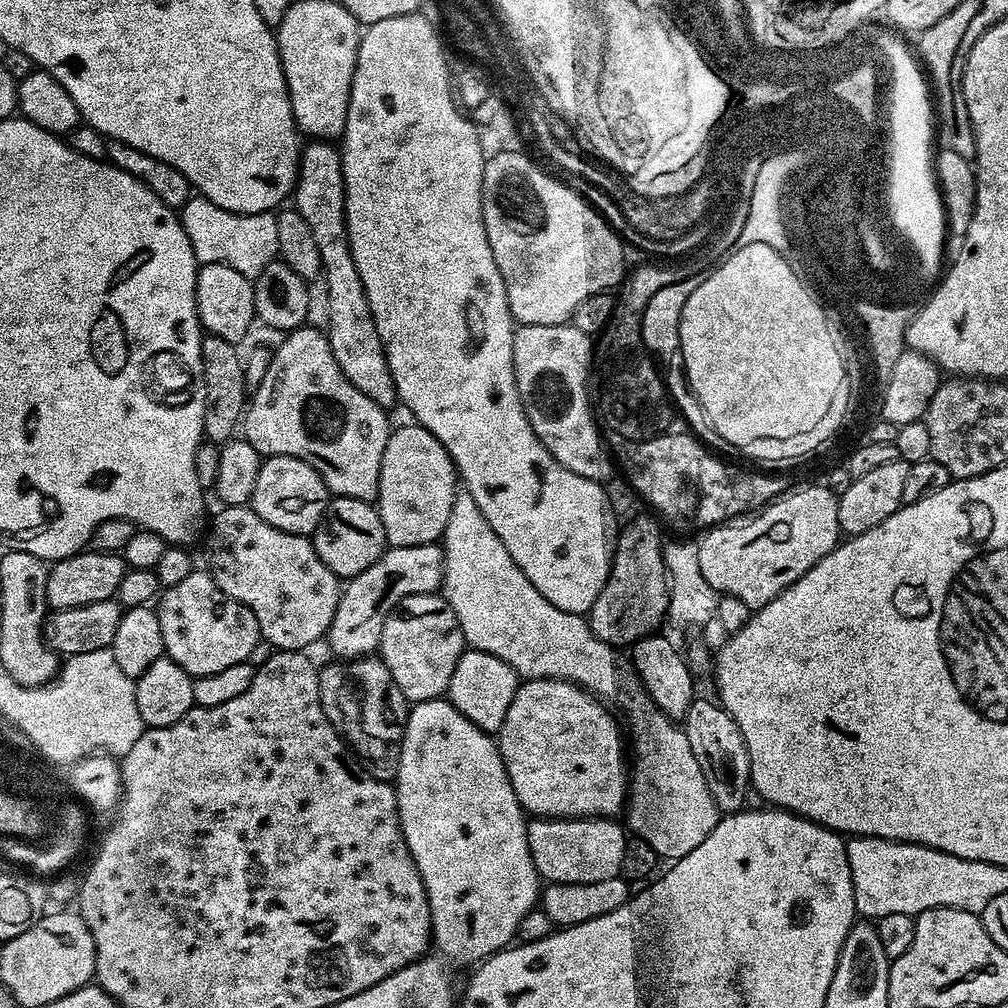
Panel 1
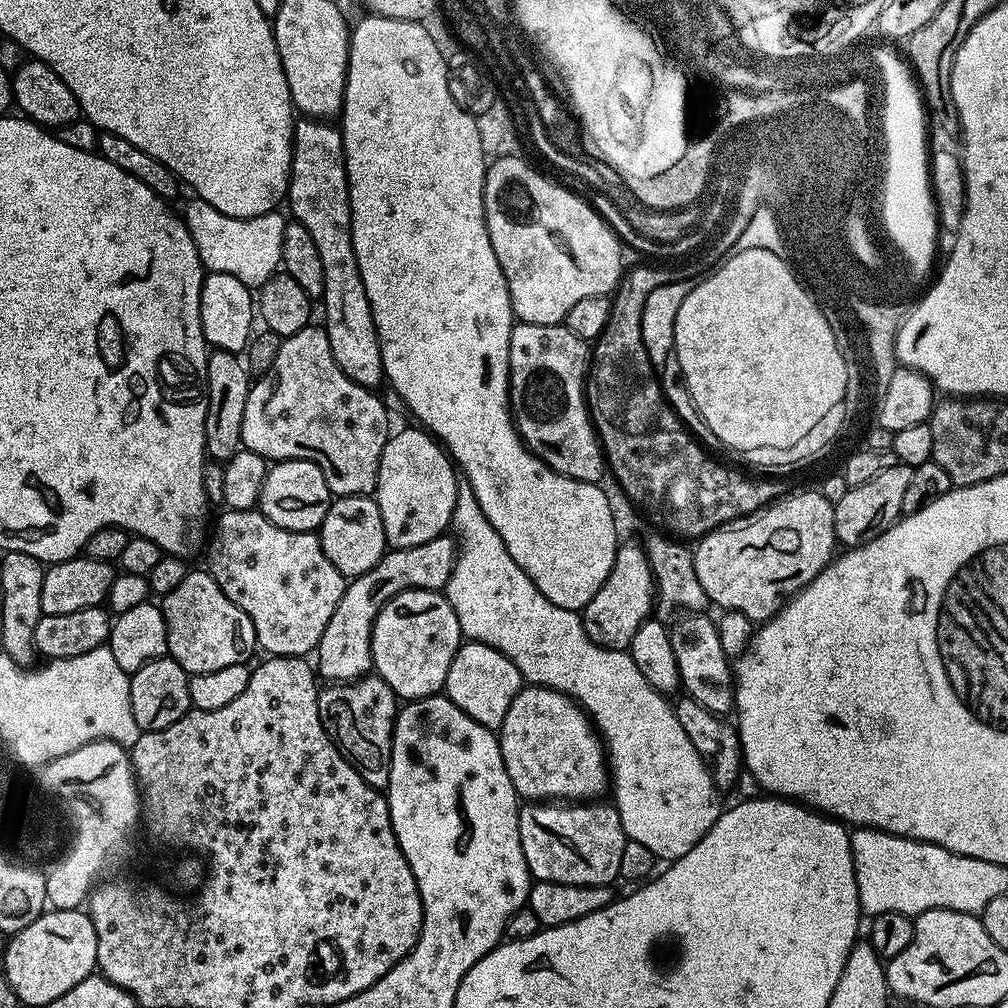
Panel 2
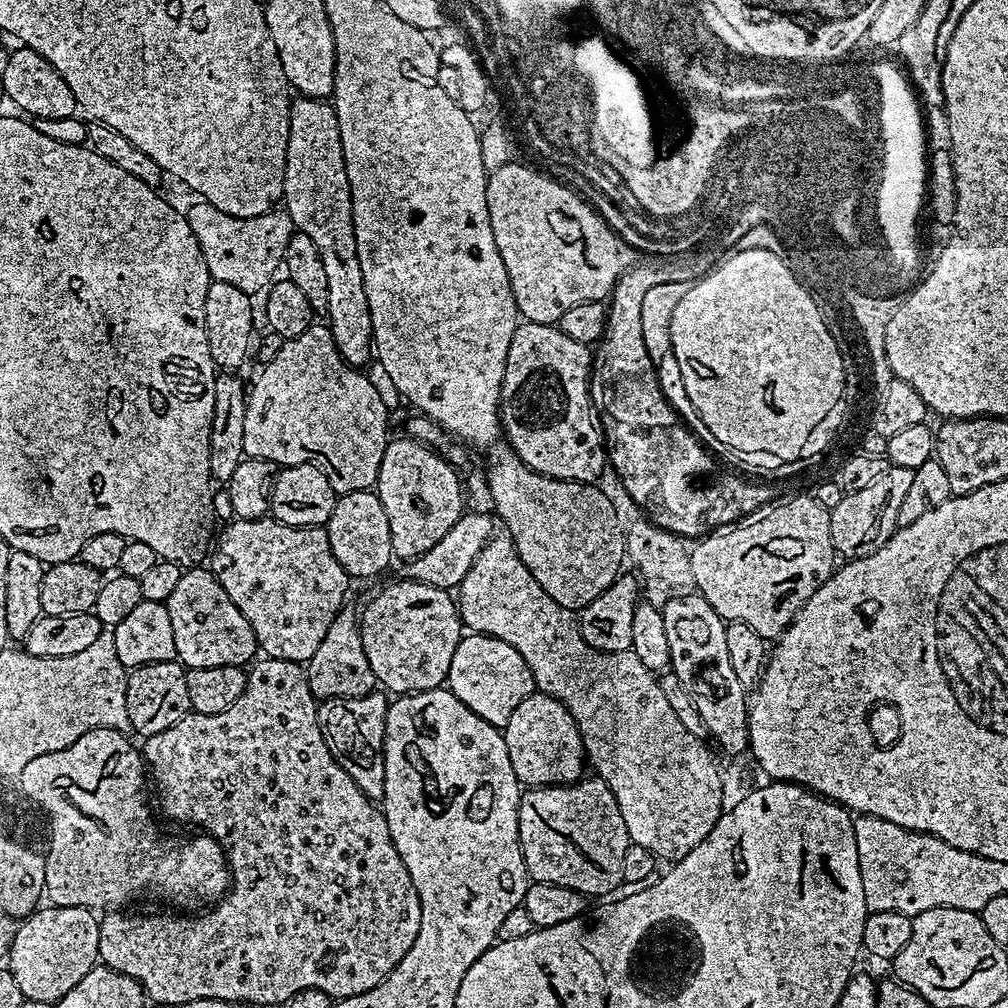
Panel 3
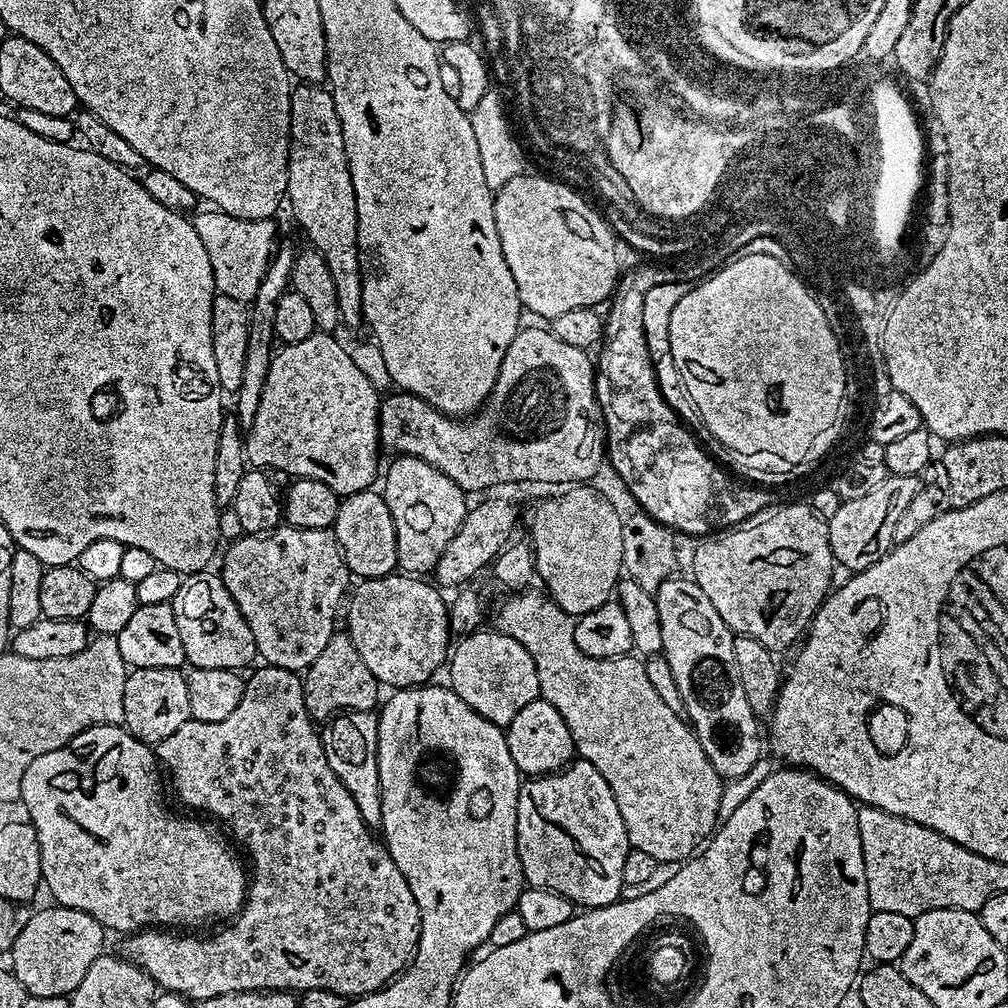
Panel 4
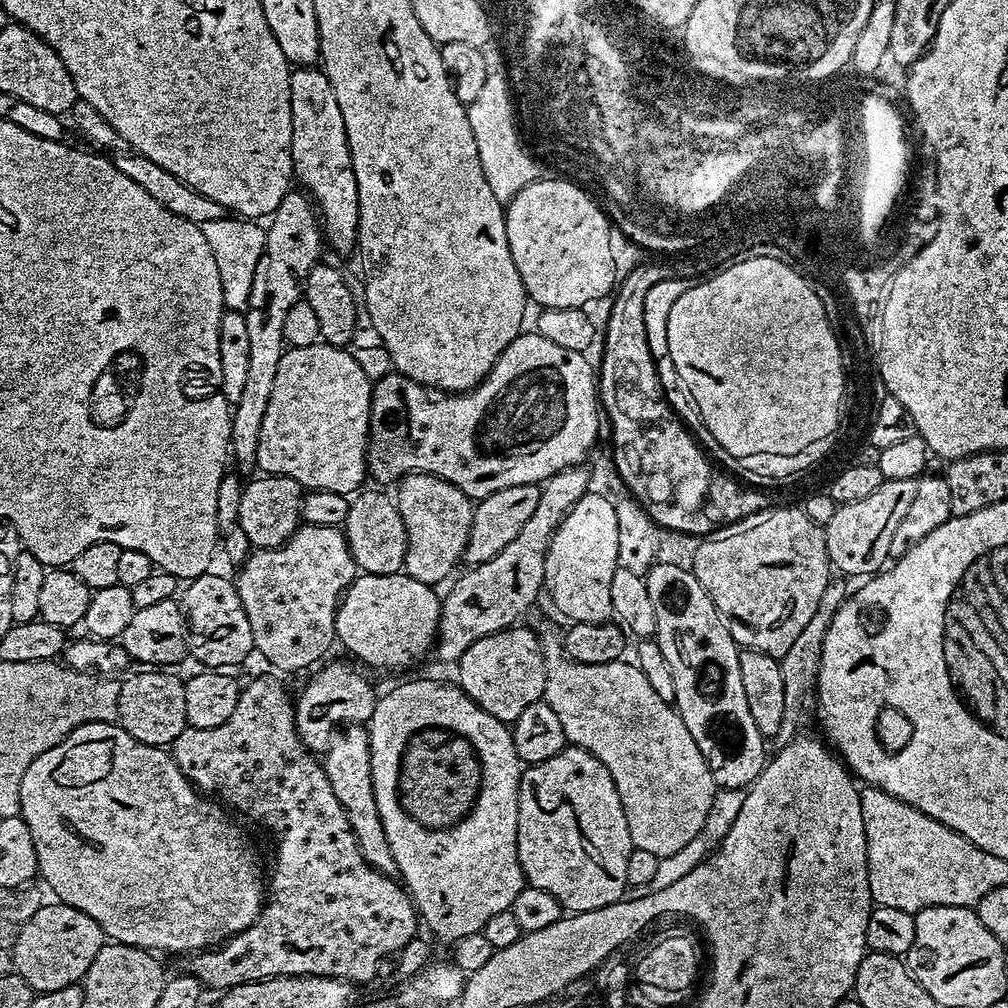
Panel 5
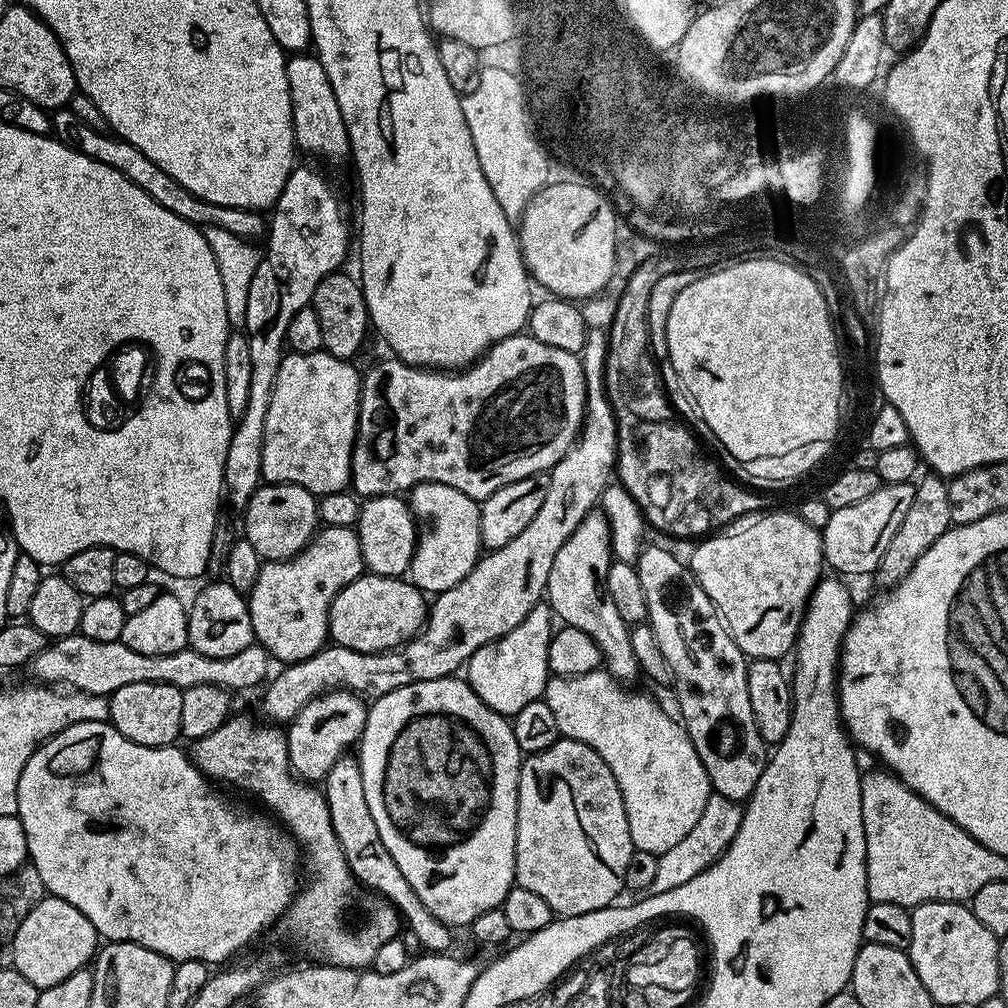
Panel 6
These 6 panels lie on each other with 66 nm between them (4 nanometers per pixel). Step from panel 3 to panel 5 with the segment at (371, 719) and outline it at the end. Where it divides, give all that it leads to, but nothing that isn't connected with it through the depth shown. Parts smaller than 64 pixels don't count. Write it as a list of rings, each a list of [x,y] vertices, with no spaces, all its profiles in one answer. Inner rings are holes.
[[[364,724],[347,725],[335,737],[334,742],[328,745],[327,752],[323,753],[322,763],[326,778],[330,778],[330,786],[334,786],[338,802],[342,802],[342,810],[346,810],[356,845],[362,850],[362,858],[366,858],[366,862],[380,872],[395,873],[394,854],[382,826],[382,814],[378,814],[378,802],[374,802],[374,778],[370,770],[370,738],[367,727]]]

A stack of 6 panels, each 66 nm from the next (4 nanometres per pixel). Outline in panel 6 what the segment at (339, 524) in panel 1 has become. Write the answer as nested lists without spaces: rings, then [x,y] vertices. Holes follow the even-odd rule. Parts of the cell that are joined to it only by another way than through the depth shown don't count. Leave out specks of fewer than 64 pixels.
[[[403,495],[369,496],[361,503],[354,525],[365,569],[374,576],[403,577],[407,573],[418,539],[418,521]]]

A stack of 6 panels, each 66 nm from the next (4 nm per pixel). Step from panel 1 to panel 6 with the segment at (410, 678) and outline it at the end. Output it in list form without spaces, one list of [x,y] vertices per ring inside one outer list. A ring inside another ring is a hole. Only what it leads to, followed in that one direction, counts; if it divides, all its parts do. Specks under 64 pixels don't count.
[[[361,574],[334,598],[328,611],[328,631],[341,648],[386,652],[420,633],[428,619],[429,607],[425,593],[407,579]]]

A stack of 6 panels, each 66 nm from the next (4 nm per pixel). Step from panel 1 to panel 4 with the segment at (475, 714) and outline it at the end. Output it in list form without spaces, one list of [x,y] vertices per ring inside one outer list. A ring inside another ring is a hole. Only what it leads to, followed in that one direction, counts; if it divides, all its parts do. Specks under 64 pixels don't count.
[[[495,629],[467,633],[448,660],[449,685],[468,706],[490,722],[506,728],[518,710],[539,699],[537,667],[529,651],[520,642]]]

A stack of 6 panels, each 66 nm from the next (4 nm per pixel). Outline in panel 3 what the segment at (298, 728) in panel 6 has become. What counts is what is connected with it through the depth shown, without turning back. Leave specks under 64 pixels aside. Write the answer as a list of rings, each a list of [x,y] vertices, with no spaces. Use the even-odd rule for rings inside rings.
[[[345,606],[337,612],[334,622],[330,622],[330,630],[326,630],[326,638],[322,638],[318,650],[306,662],[308,685],[317,701],[330,698],[358,698],[377,687],[378,681],[374,670],[370,670],[370,662],[366,659],[366,650],[362,650],[360,637],[360,621],[357,613]]]

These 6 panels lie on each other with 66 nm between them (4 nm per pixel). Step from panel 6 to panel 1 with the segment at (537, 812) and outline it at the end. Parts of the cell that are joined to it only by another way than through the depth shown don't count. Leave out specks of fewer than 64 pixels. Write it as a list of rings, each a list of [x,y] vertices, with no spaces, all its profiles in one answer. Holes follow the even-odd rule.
[[[598,816],[529,819],[528,845],[536,873],[553,884],[606,882],[606,878],[620,876],[626,832],[616,823]]]

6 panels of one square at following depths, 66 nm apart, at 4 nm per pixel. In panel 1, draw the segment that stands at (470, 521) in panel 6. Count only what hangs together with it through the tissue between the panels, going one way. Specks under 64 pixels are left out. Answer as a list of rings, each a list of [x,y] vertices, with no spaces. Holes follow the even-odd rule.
[[[407,423],[389,431],[380,467],[378,511],[385,541],[393,548],[437,543],[446,530],[458,487],[456,467],[442,442],[421,424]]]

